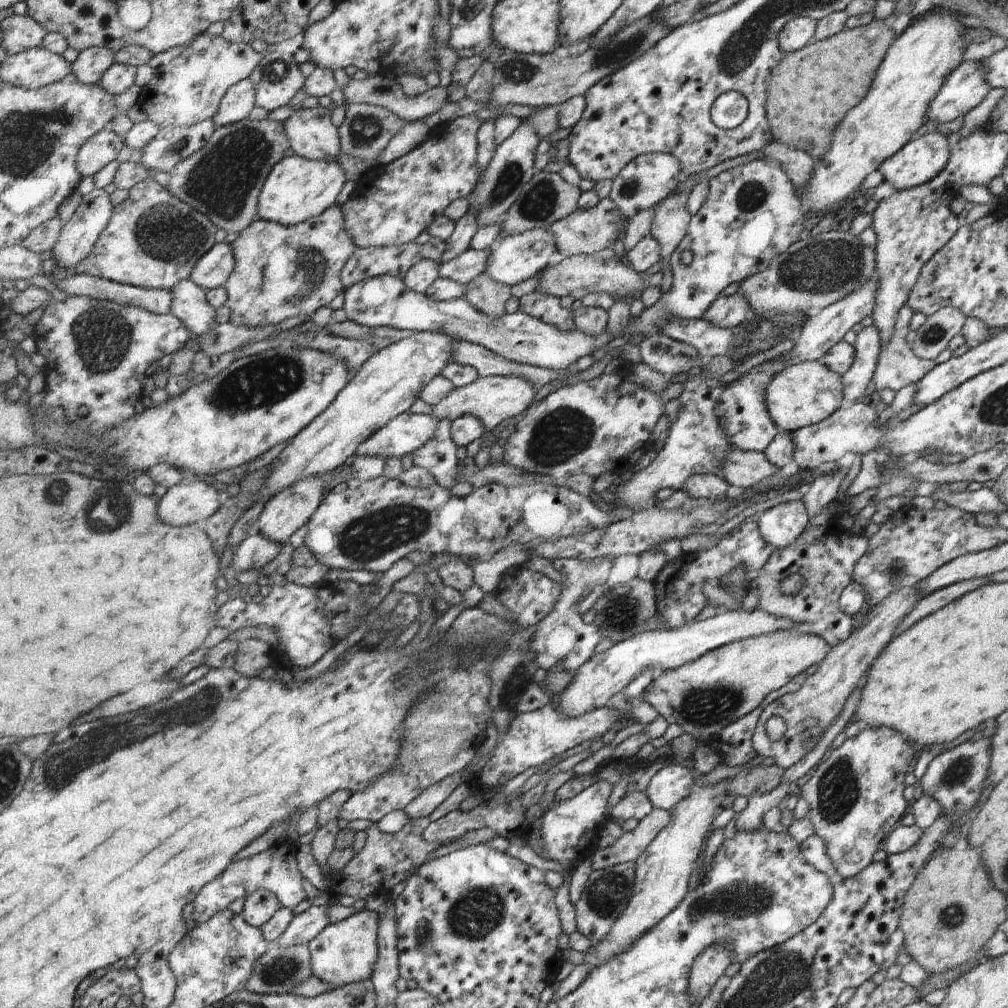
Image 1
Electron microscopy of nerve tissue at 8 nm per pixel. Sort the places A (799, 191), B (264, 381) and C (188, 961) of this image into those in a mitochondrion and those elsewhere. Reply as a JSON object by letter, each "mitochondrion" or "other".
{"A":"other","B":"mitochondrion","C":"other"}

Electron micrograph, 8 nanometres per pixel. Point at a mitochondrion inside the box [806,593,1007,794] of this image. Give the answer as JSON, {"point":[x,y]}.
{"point":[959,771]}

